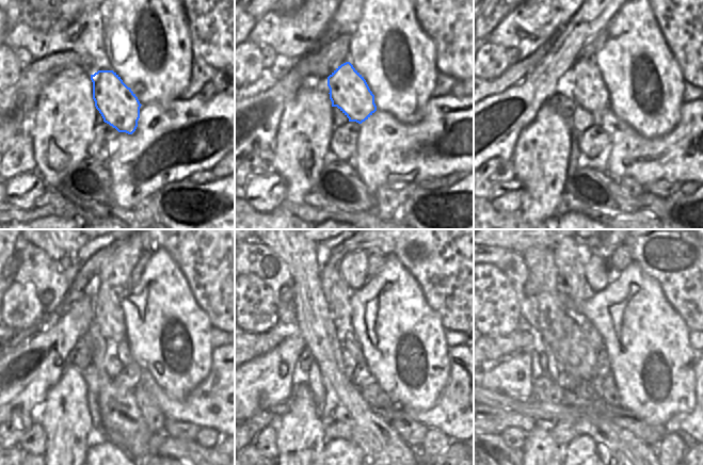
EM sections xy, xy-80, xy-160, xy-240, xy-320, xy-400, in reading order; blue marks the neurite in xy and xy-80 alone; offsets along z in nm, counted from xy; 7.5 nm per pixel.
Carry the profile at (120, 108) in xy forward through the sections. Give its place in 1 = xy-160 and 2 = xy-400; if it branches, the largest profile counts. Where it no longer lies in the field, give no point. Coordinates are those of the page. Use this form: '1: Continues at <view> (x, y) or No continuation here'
1: Continues at xy-160 (589, 92)
2: Continues at xy-400 (572, 283)

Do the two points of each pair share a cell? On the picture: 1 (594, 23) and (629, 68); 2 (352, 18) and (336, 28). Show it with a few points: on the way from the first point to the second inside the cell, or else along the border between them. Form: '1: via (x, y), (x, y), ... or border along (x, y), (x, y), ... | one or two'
1: border along (618, 11), (606, 27) | two
2: via (348, 18), (340, 23) | one

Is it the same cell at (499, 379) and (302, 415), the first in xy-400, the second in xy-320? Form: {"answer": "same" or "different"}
{"answer": "different"}

